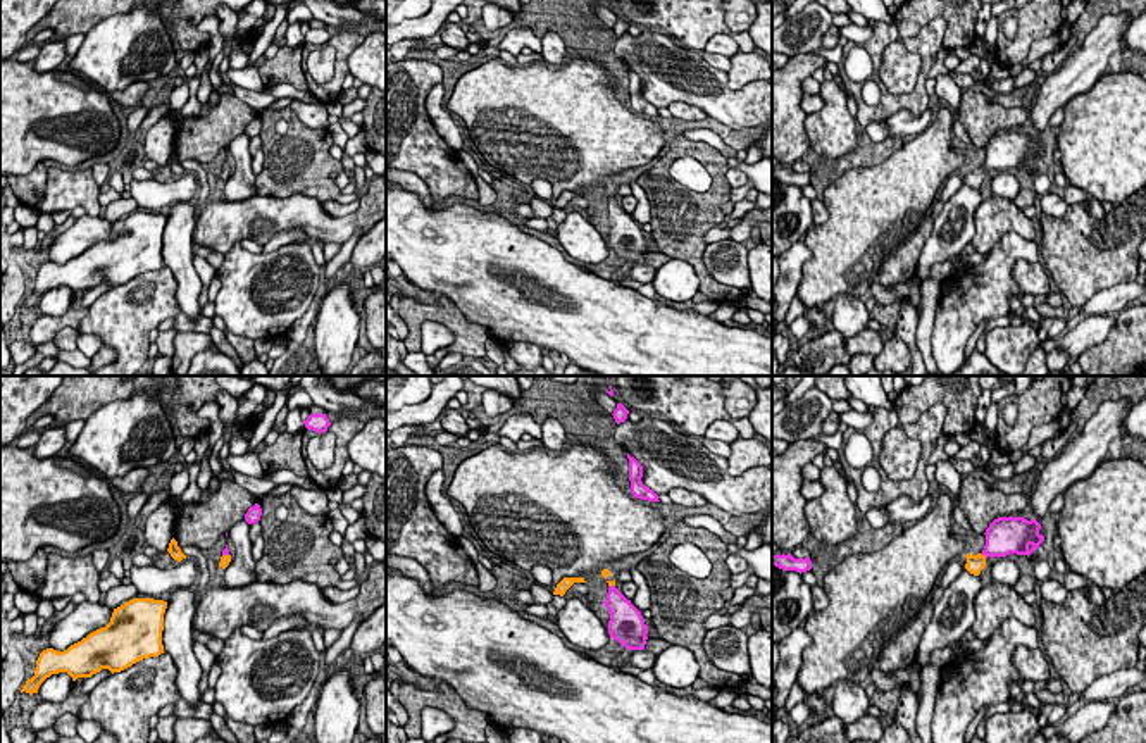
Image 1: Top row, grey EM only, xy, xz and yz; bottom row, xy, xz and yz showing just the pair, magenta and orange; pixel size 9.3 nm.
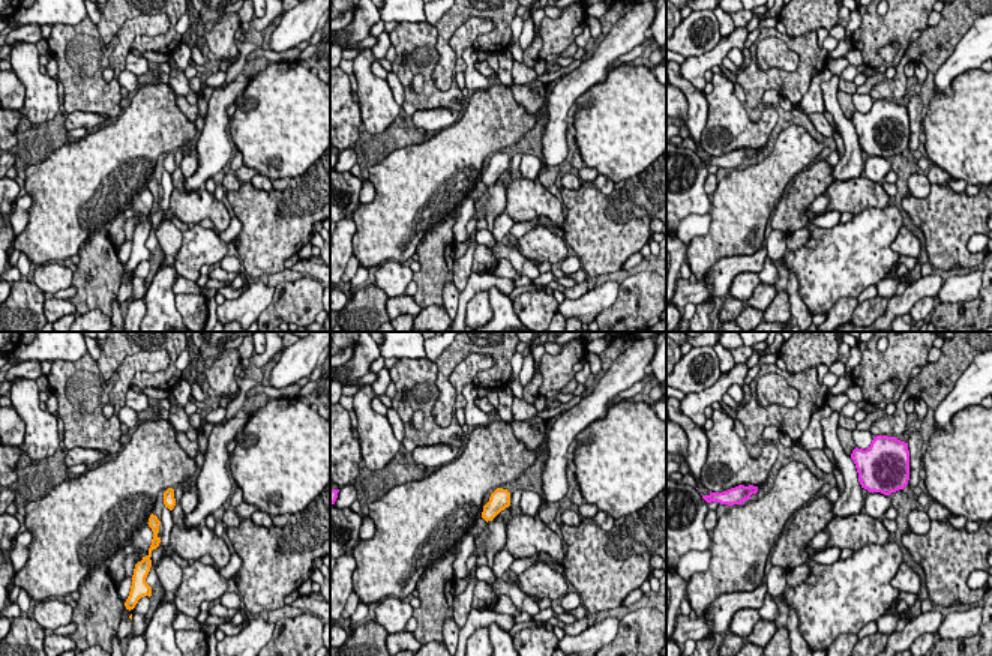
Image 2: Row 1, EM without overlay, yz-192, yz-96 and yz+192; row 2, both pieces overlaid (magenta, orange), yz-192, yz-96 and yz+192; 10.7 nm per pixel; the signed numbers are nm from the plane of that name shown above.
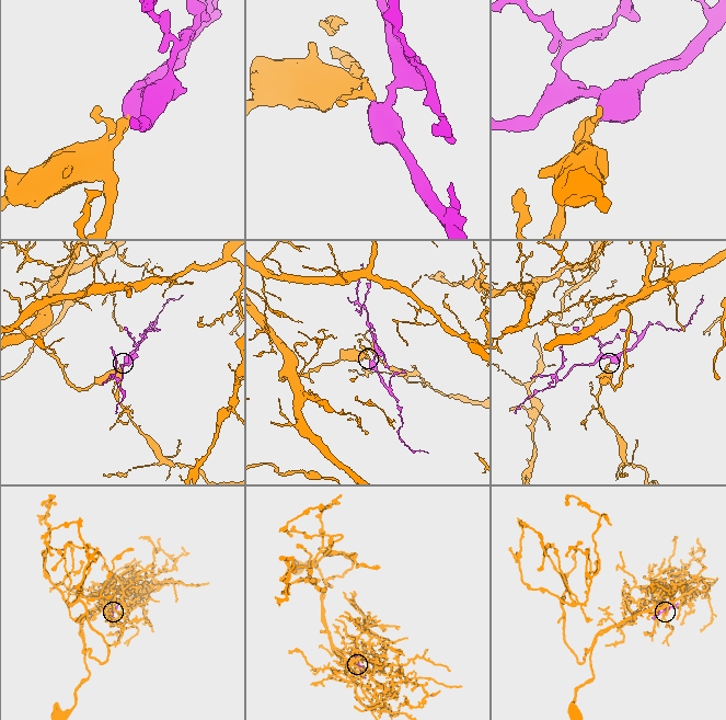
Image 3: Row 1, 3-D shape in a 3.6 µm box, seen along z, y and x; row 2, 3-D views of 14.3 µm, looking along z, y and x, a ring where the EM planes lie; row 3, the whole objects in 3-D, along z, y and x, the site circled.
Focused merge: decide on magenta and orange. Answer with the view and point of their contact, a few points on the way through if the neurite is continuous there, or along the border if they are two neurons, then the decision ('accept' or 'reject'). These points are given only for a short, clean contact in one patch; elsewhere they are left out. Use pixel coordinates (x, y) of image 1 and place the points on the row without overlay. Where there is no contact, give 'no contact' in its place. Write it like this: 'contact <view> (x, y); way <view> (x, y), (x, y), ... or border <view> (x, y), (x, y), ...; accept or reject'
contact yz (984, 168); way yz (1003, 150), (984, 168), (974, 178); accept

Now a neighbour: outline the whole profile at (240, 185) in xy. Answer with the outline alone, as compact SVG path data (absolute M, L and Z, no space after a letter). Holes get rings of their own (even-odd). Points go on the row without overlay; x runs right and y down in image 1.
M243 133L227 145L227 153L234 159L236 169L226 181L226 186L219 197L226 202L241 202L257 195L248 143L250 138Z

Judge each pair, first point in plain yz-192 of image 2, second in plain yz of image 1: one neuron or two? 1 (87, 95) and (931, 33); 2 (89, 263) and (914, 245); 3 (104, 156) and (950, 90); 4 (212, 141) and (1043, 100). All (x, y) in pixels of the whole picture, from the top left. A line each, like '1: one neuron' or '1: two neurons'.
1: one neuron
2: one neuron
3: two neurons
4: one neuron

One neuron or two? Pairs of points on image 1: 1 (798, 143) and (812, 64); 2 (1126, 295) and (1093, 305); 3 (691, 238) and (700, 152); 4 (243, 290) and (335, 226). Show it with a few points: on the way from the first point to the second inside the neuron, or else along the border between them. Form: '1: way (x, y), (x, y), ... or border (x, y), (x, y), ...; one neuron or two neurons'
1: way (790, 123), (791, 81); one neuron
2: way (1117, 297), (1102, 302); one neuron
3: way (693, 218), (717, 193), (717, 173); one neuron
4: border (305, 242), (309, 245); two neurons

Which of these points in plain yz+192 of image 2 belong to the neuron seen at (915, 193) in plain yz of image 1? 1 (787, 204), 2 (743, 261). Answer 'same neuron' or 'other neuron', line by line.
1: other neuron
2: other neuron

